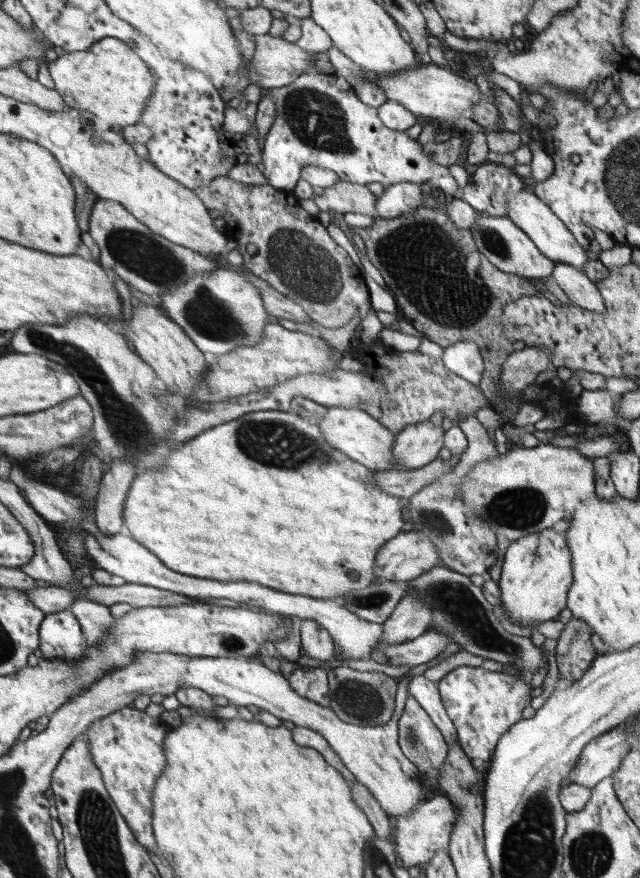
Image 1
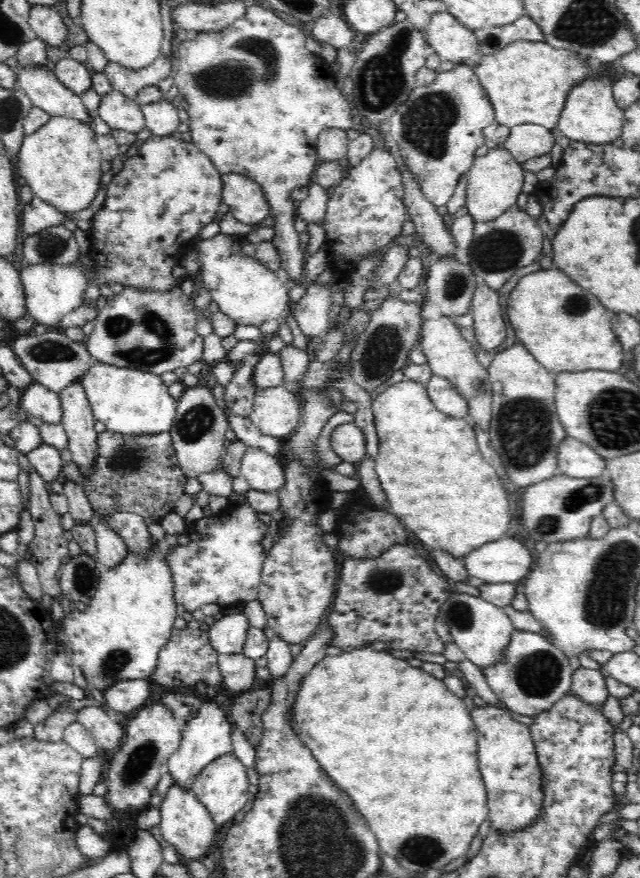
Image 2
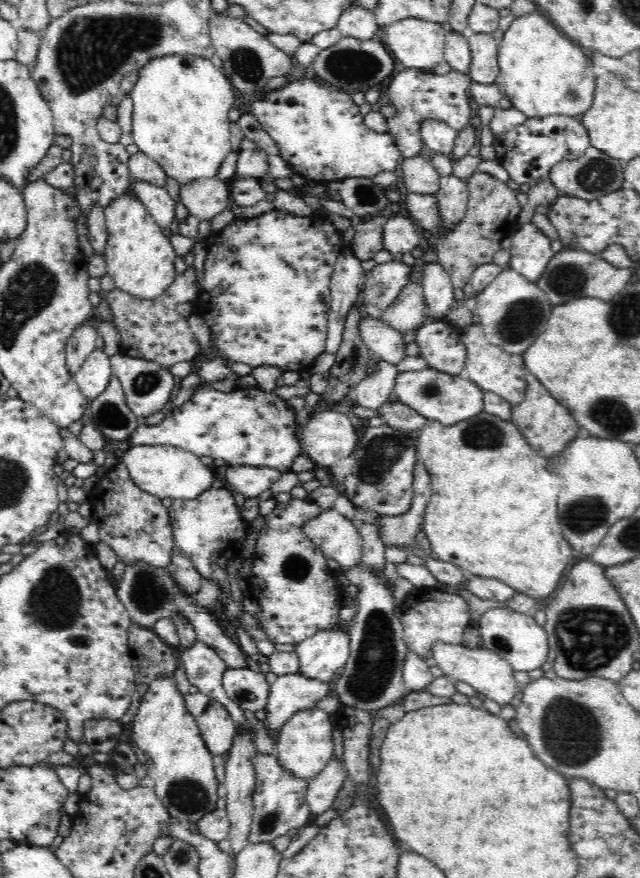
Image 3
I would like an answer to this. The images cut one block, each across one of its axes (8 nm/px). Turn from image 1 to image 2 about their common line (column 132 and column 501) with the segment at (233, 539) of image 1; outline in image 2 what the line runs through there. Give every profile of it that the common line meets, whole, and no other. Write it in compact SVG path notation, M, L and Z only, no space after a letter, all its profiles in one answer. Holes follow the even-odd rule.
M402 380L386 388L372 404L374 428L378 432L378 456L374 458L376 474L388 496L390 512L402 520L402 526L412 532L422 546L430 550L444 550L456 558L464 558L486 542L500 540L512 522L510 496L498 478L496 470L482 458L476 446L476 428L470 420L450 418L436 410L424 384Z

